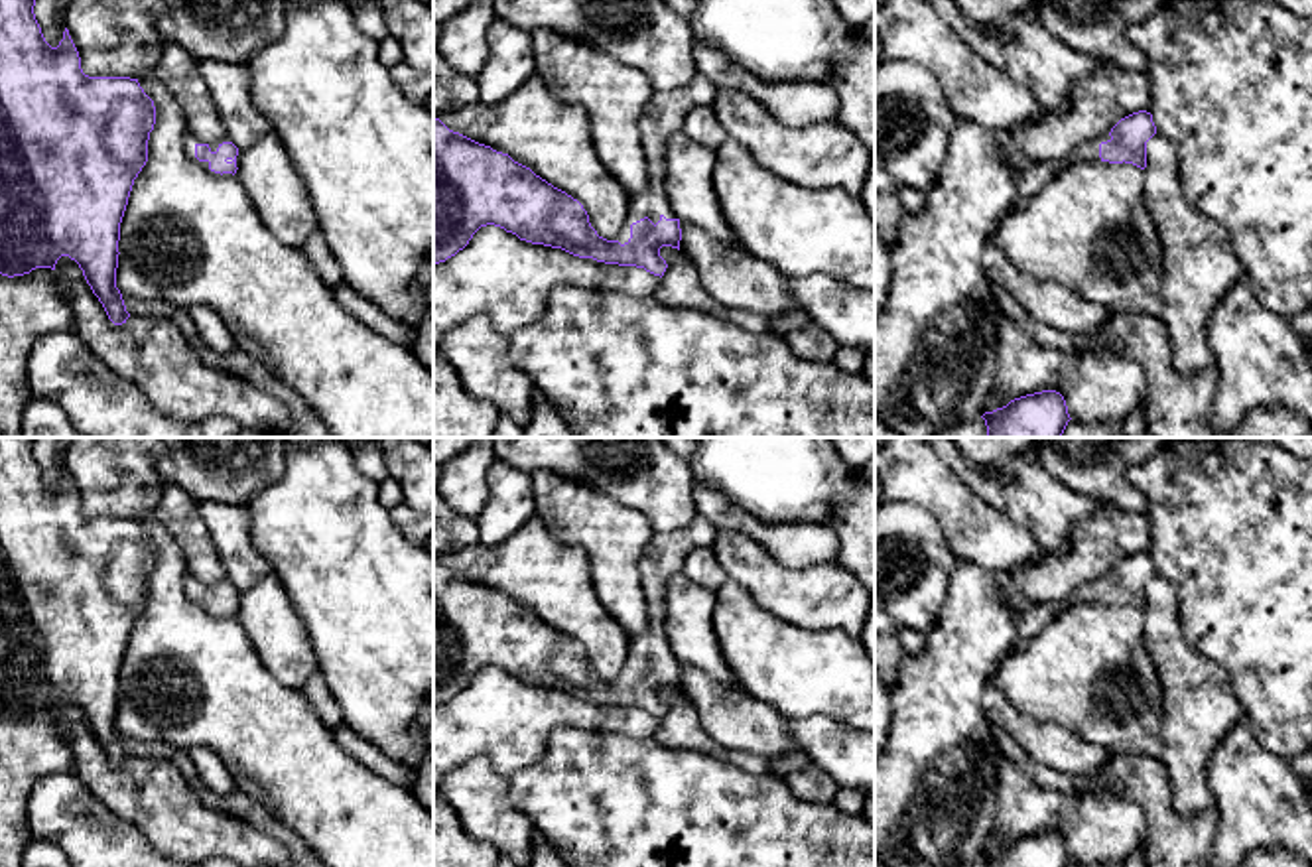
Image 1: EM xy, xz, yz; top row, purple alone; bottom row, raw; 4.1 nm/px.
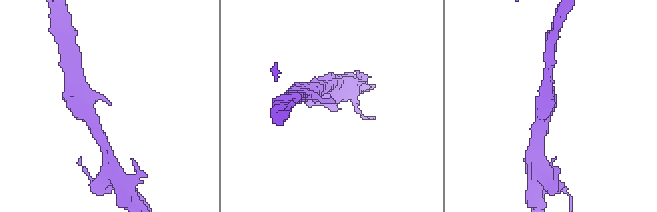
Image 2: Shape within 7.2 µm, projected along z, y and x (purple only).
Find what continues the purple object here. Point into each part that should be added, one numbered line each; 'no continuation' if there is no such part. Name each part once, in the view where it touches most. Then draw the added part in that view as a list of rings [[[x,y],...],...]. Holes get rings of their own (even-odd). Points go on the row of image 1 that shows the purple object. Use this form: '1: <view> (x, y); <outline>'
1: xz (662, 115); [[[695,77],[691,83],[674,91],[654,93],[640,114],[640,142],[646,156],[648,187],[632,199],[628,219],[619,233],[621,244],[630,238],[630,225],[648,217],[654,225],[664,215],[678,219],[666,197],[666,142],[672,134],[682,130],[684,116],[695,106],[711,106],[717,87],[705,77]]]

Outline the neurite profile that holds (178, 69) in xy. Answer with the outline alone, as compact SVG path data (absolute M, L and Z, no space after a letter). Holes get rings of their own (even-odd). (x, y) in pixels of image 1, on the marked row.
M164 39L156 75L181 106L191 136L203 144L215 144L227 138L223 118L205 81L197 73L197 61L183 47Z

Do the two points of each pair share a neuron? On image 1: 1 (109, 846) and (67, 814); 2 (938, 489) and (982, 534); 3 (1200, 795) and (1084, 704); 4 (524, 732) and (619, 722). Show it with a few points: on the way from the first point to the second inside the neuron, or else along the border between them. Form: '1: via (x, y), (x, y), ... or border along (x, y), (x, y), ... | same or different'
1: via (99, 844), (77, 822) | same
2: via (950, 501), (970, 523) | same
3: border along (1159, 710), (1161, 757) | different
4: via (548, 716), (595, 716) | same

